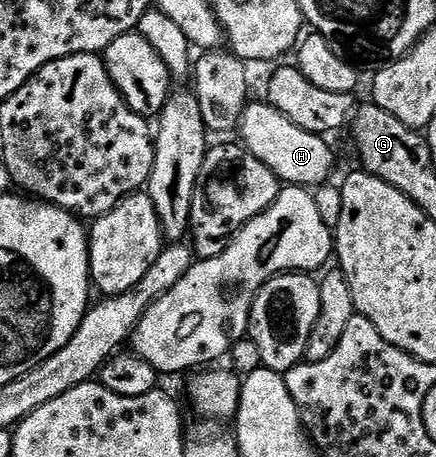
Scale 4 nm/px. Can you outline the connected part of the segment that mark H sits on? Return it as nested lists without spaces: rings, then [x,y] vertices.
[[[248,103],[247,107],[243,109],[242,116],[239,117],[237,132],[238,135],[243,135],[241,137],[243,147],[248,152],[252,152],[261,162],[265,162],[265,166],[269,166],[269,170],[273,170],[273,174],[278,176],[284,185],[322,186],[332,179],[331,171],[335,168],[335,156],[331,153],[330,146],[326,144],[328,141],[315,132],[301,130],[293,122],[289,122],[289,118],[285,118],[285,114],[281,114],[269,103]]]

